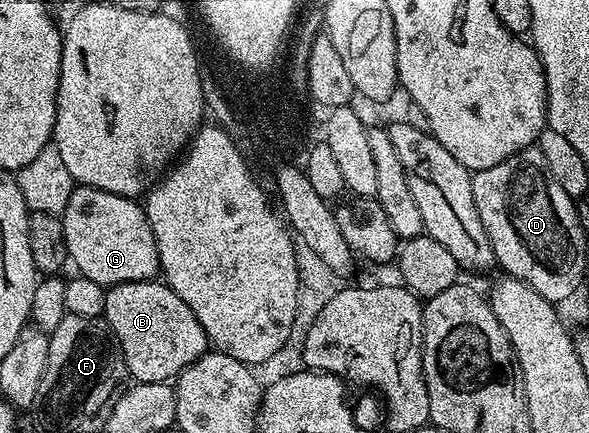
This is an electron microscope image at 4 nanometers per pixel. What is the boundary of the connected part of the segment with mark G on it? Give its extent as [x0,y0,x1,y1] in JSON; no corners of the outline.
[60,187,161,286]

